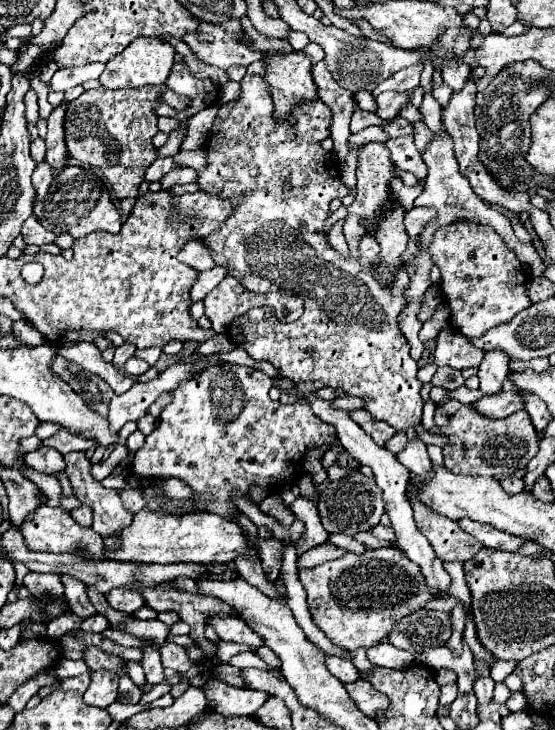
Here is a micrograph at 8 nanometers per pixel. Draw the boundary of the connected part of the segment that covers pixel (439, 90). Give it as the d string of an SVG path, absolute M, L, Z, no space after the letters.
M443 83L441 87L435 87L433 89L433 97L437 99L437 103L443 107L443 105L447 105L447 101L451 101L451 95L453 95L453 91L447 87L447 83Z

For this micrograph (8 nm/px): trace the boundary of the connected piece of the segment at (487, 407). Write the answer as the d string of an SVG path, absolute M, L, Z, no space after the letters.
M503 391L503 393L497 393L497 395L481 397L479 401L473 403L473 407L483 417L503 419L503 417L509 417L511 413L523 409L523 401L521 401L517 391Z

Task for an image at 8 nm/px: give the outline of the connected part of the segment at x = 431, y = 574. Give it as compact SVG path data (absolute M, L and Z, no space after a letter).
M301 393L301 397L305 397L305 399L311 403L311 407L313 407L313 411L315 411L317 417L321 417L323 421L335 425L335 429L337 429L337 433L339 433L339 441L341 441L341 445L347 449L347 453L349 453L353 459L357 459L361 465L369 465L369 467L373 469L375 481L377 481L377 485L383 489L385 513L391 517L391 527L393 527L393 531L395 531L395 535L397 535L397 539L395 539L397 547L403 549L411 561L415 561L417 565L421 565L421 571L423 571L423 575L425 575L425 581L427 581L431 587L435 587L435 589L439 591L439 595L447 595L447 593L449 593L449 583L451 583L451 579L449 579L449 575L445 573L443 563L439 561L439 557L435 557L435 551L431 549L427 537L423 537L423 533L419 533L419 529L417 529L417 525L415 525L415 519L413 519L413 509L411 509L409 499L407 499L407 481L409 481L409 471L407 471L407 467L405 467L405 465L399 465L399 461L395 461L395 455L389 453L385 447L377 447L375 441L371 441L371 437L367 437L367 433L363 433L363 429L349 417L349 413L339 411L339 409L333 409L329 401L323 401L323 399L319 399L319 397L311 395L311 393Z

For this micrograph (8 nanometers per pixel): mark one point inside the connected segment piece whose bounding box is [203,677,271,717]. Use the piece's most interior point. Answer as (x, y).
(222, 697)

